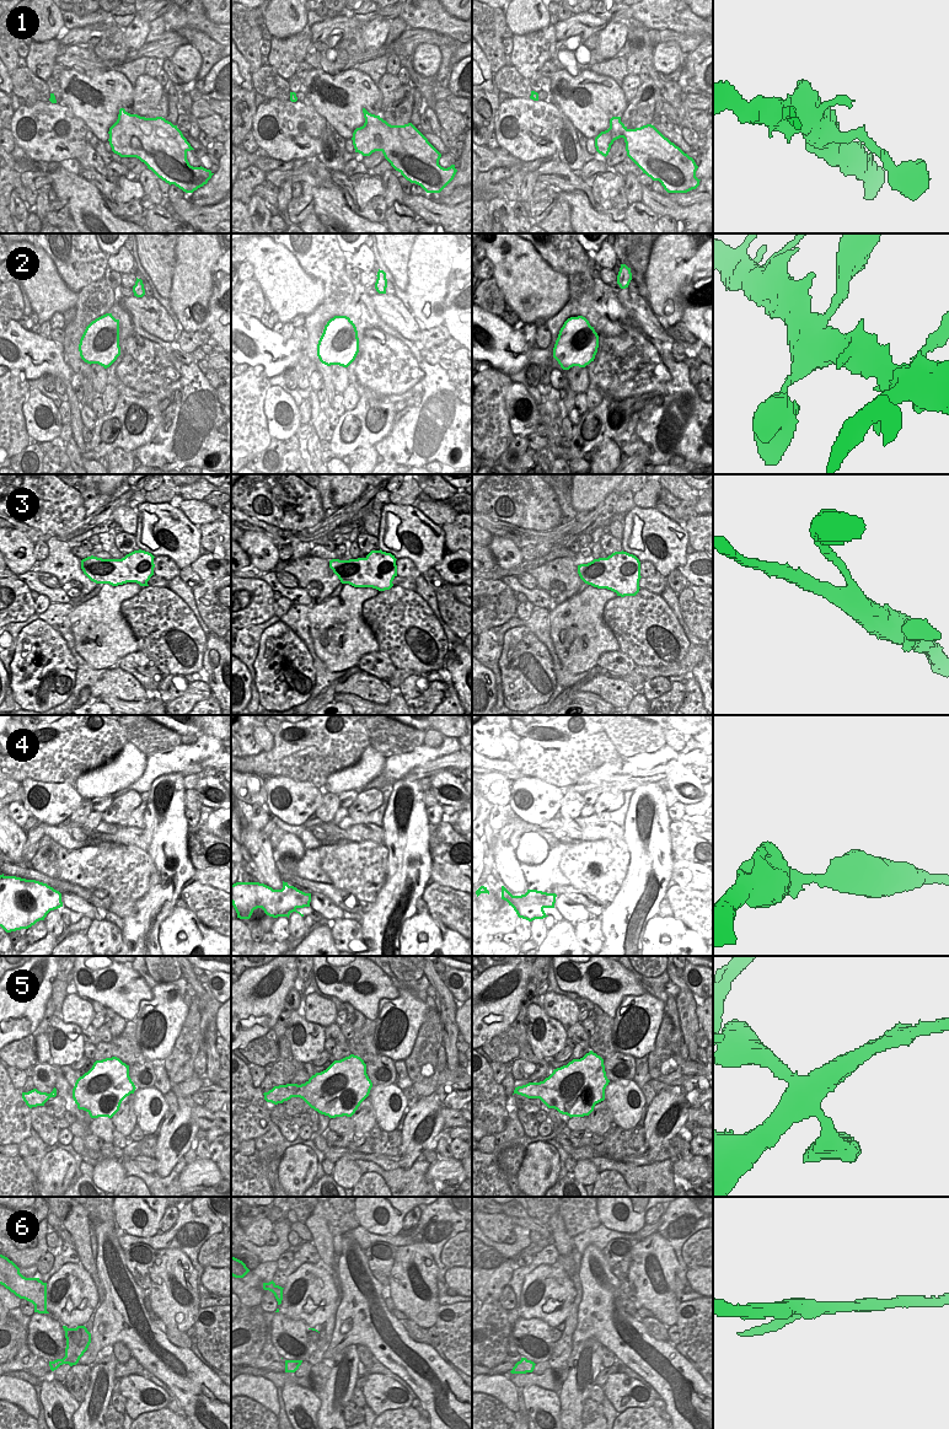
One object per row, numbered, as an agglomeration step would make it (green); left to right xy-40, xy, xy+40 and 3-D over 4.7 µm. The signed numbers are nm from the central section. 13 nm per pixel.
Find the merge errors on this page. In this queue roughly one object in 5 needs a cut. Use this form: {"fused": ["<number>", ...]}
{"fused": []}

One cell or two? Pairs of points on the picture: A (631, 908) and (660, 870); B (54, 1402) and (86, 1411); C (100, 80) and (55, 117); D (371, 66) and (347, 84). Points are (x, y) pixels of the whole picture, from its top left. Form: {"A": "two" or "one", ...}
{"A": "one", "B": "two", "C": "two", "D": "two"}

